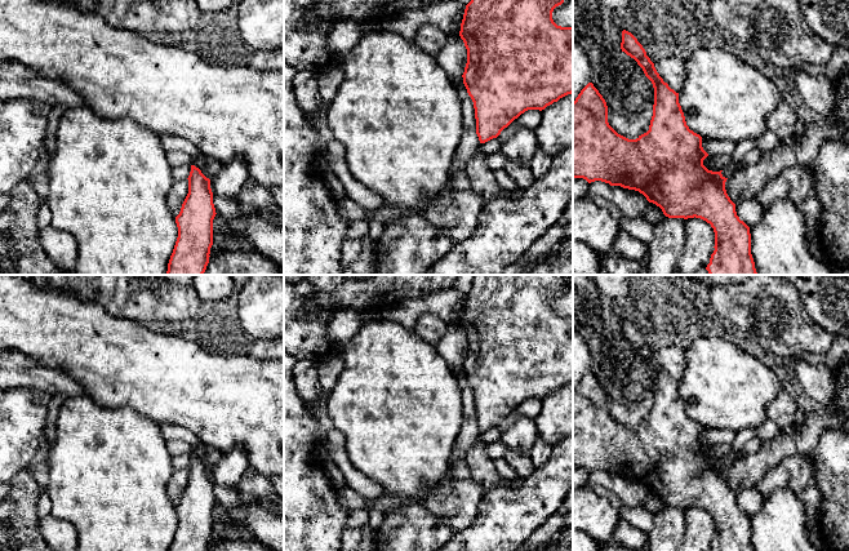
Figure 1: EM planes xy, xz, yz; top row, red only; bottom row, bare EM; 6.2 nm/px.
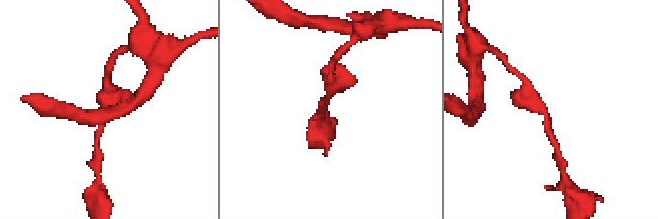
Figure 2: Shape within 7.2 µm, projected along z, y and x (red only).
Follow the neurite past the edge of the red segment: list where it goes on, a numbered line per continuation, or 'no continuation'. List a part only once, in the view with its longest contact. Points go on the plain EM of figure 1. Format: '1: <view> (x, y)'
no continuation

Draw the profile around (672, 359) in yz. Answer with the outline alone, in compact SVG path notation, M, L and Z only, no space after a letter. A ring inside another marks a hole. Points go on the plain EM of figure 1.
M670 346L654 352L654 356L671 378L680 382L686 366L685 350Z

